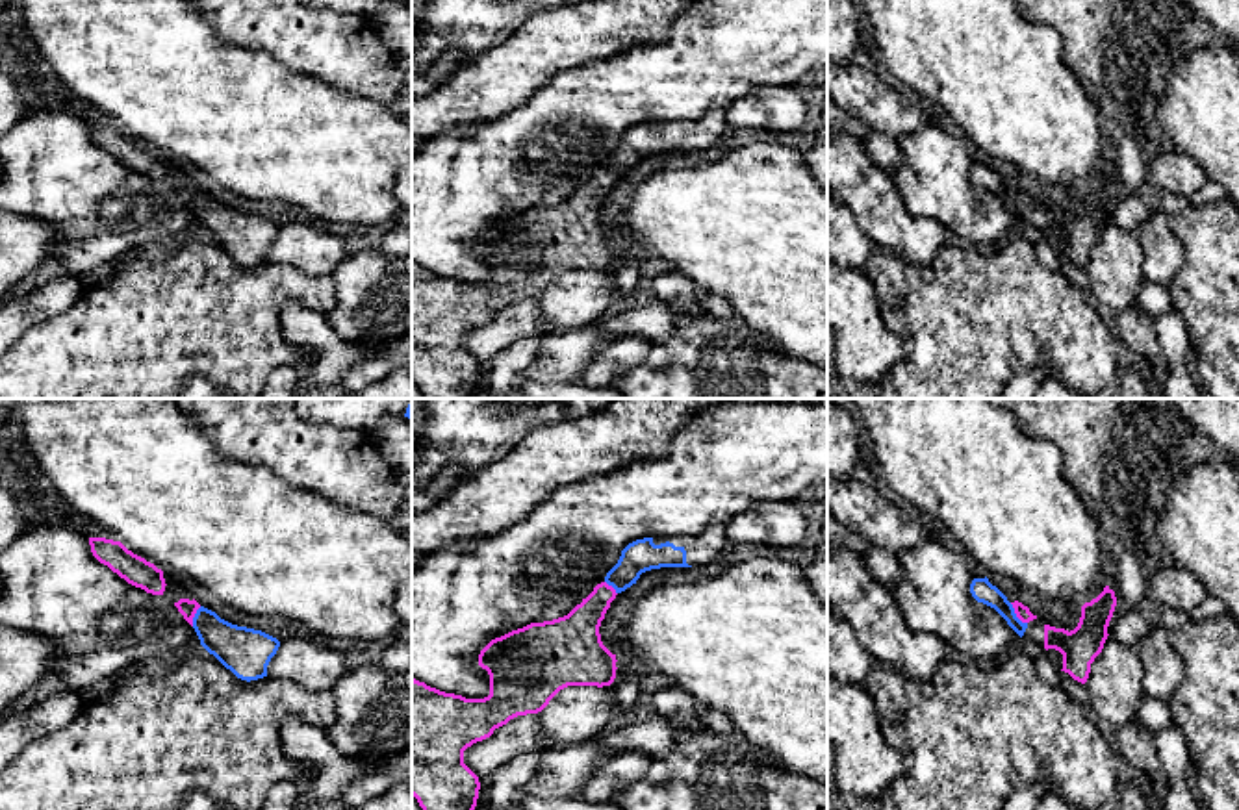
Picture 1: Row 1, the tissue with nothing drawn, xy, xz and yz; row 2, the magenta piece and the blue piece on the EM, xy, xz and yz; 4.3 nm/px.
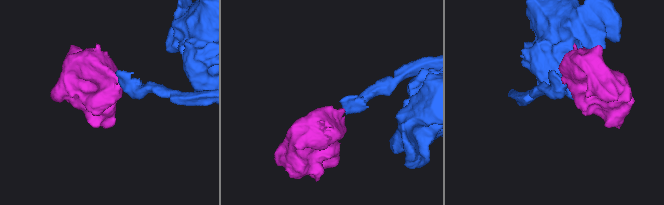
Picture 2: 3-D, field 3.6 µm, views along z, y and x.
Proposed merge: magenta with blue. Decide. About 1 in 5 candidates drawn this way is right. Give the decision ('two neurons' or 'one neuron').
one neuron

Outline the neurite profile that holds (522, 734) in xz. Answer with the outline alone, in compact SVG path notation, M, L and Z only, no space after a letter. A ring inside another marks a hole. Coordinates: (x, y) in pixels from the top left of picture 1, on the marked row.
M538 714L517 715L506 725L493 730L482 741L473 743L464 751L464 764L477 775L493 775L510 760L545 753L549 747L542 740L542 725Z

